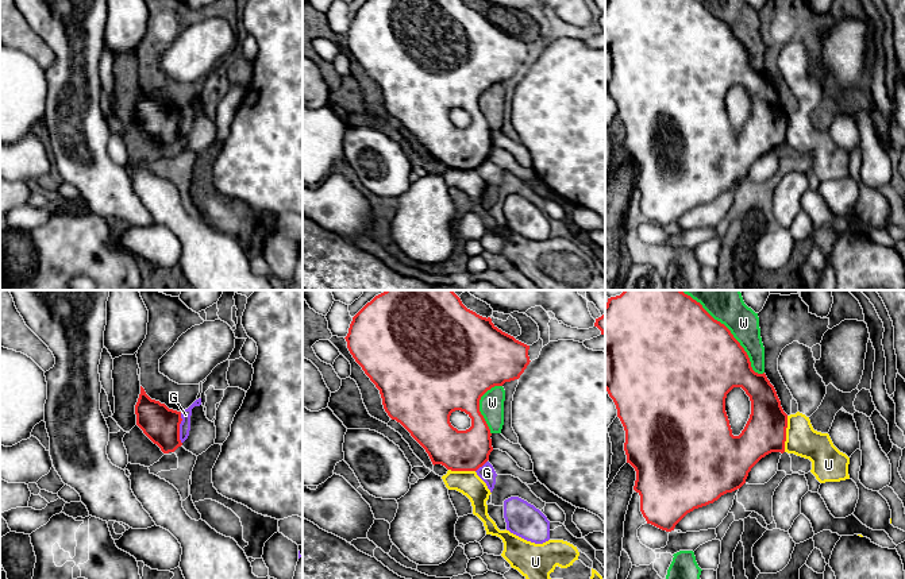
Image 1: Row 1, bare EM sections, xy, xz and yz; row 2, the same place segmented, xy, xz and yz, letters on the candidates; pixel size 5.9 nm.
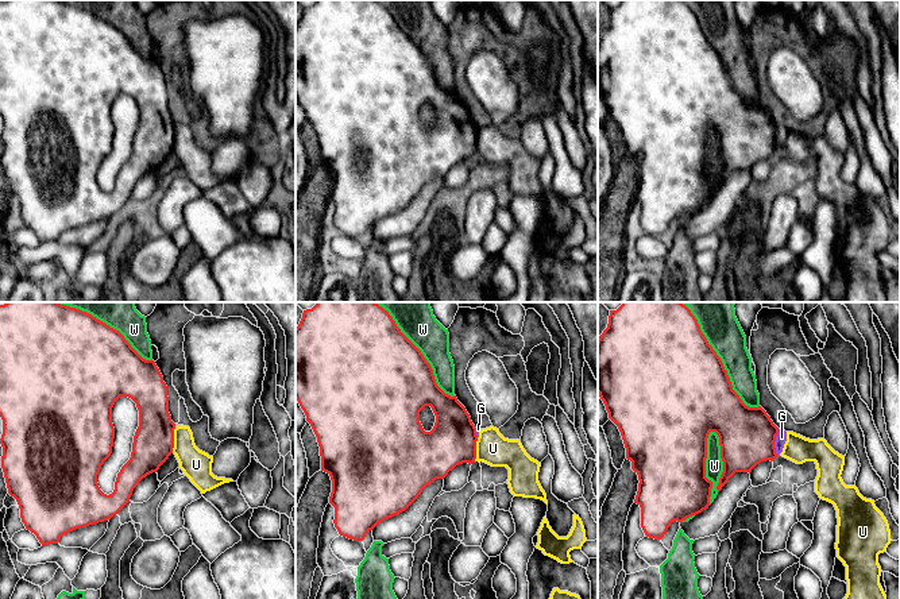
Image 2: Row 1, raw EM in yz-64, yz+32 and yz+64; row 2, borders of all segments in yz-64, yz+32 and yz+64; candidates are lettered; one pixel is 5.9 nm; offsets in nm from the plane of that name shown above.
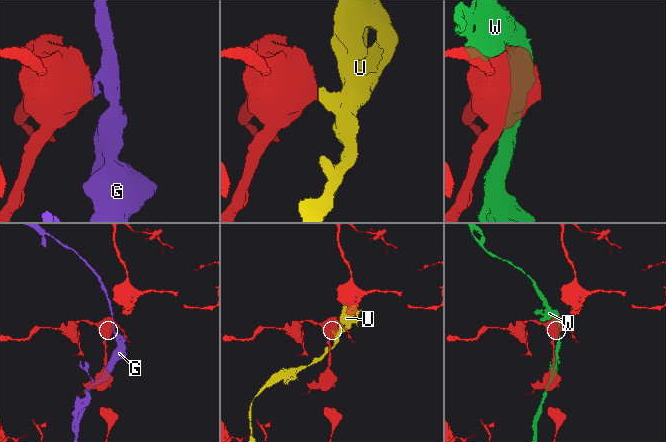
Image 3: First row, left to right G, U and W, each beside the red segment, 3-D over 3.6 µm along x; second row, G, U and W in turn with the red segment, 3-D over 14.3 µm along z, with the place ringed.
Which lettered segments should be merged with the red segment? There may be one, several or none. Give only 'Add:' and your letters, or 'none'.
Add: none

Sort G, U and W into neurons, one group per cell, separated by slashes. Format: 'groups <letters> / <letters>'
groups G / U / W

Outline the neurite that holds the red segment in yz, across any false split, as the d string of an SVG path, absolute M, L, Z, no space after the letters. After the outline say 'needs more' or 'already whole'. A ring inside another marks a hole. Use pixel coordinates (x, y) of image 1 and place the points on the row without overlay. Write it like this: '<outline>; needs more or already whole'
M606 0L605 3L605 88L613 97L617 115L625 128L624 148L627 161L636 169L634 188L640 193L640 209L647 221L662 228L671 229L675 223L694 206L706 204L717 198L721 193L740 186L748 174L751 166L766 153L771 150L785 150L787 112L781 104L774 84L766 72L758 72L752 67L750 55L731 28L715 18L700 0ZM733 85L742 85L751 99L750 116L739 134L732 132L729 117L725 109L727 92Z; already whole

